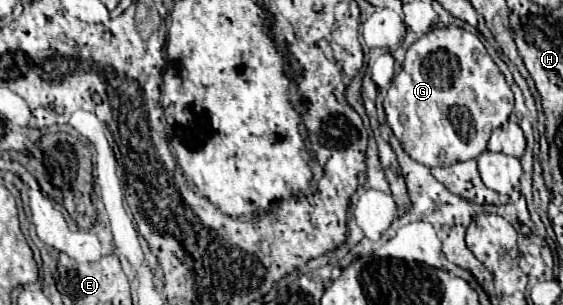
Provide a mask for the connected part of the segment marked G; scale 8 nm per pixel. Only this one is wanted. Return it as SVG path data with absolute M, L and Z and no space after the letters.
M451 25L429 31L409 47L383 109L387 125L413 161L429 169L451 167L485 151L489 133L505 125L513 111L513 93L479 37Z

